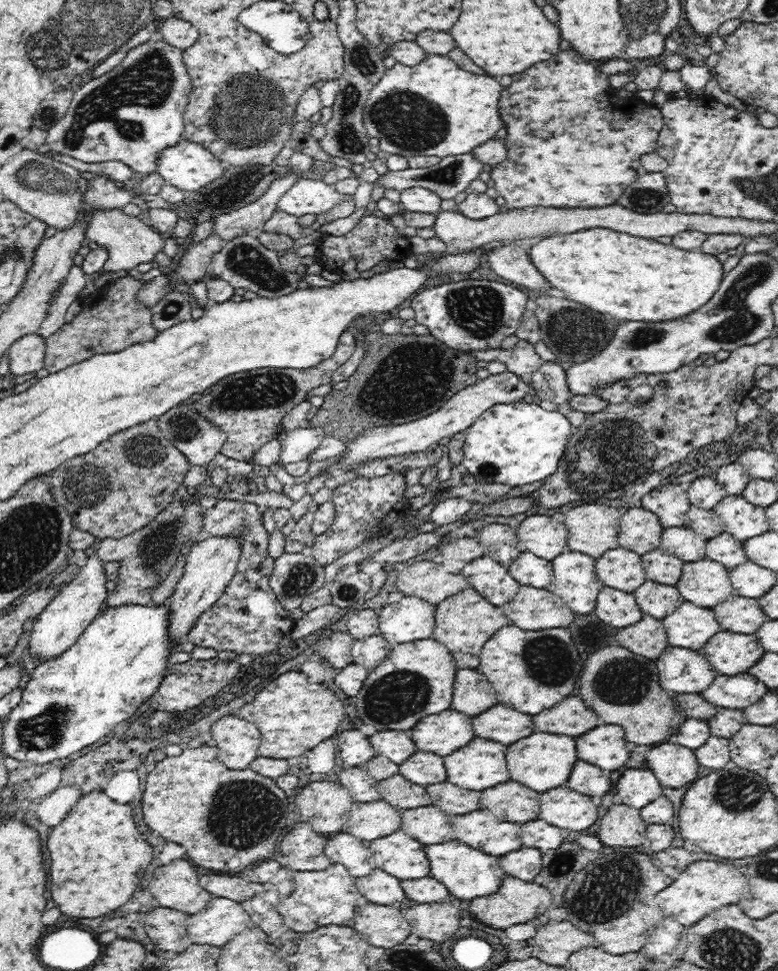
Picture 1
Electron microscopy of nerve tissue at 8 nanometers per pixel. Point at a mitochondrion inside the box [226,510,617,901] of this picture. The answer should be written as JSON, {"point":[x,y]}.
{"point":[396,696]}

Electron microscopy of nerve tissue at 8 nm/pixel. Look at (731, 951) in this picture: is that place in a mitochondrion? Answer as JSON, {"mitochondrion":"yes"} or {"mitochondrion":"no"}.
{"mitochondrion":"yes"}

